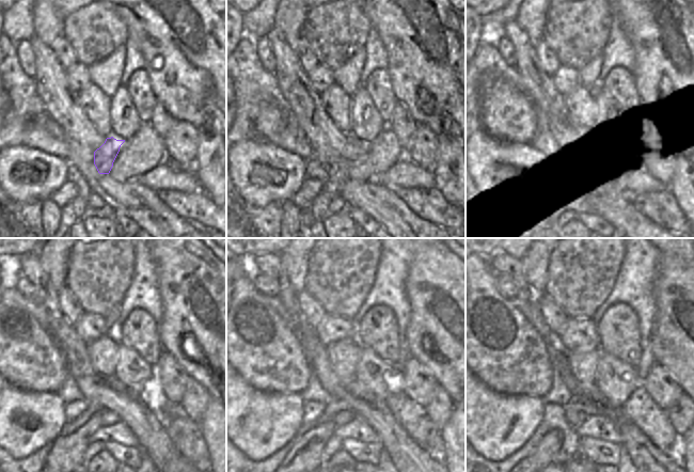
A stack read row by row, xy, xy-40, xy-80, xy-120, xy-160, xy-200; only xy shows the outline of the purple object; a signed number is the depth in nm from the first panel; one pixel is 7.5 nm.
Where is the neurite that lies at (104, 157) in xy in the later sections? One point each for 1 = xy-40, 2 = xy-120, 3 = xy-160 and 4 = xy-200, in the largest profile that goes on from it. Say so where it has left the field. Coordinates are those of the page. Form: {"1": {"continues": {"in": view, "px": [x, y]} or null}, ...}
{"1": {"continues": {"in": "xy-40", "px": [337, 171]}}, "2": {"continues": {"in": "xy-120", "px": [66, 455]}}, "3": {"continues": {"in": "xy-160", "px": [304, 455]}}, "4": {"continues": {"in": "xy-200", "px": [545, 454]}}}

